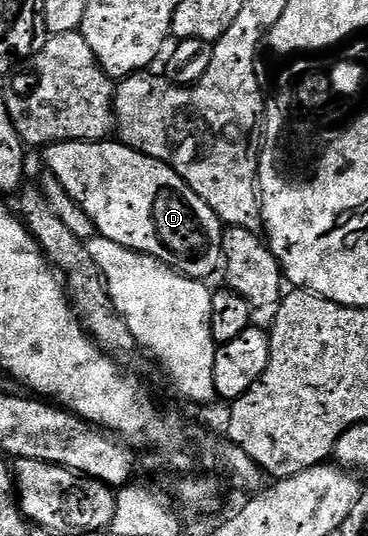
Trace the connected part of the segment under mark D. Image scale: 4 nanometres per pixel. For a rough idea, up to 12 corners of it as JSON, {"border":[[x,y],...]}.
{"border":[[64,140],[46,164],[95,233],[181,276],[219,271],[224,225],[176,170]]}

